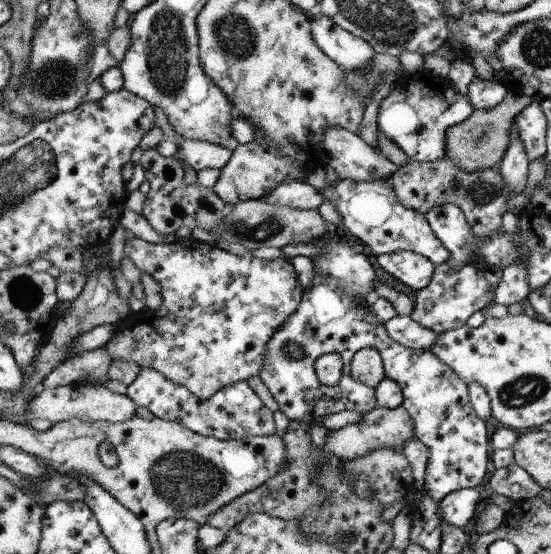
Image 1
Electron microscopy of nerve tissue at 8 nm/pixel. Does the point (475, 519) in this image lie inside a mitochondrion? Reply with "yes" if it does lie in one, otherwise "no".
no

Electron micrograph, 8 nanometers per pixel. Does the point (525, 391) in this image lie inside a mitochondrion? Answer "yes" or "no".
yes

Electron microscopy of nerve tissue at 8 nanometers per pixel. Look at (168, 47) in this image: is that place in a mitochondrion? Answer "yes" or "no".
yes

